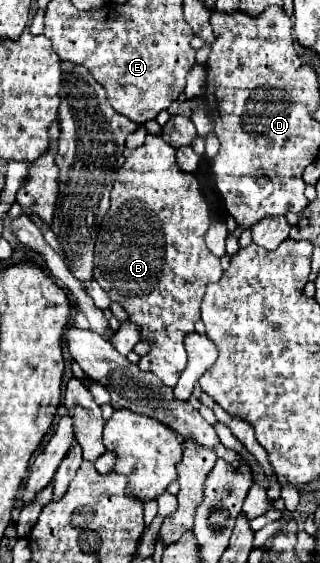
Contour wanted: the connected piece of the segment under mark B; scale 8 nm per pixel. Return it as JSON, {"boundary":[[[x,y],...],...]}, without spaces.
{"boundary":[[[148,134],[146,136],[146,142],[144,146],[136,148],[136,150],[130,150],[126,148],[124,150],[124,158],[126,162],[122,164],[122,168],[118,170],[116,174],[116,182],[114,182],[114,188],[112,188],[112,196],[110,196],[110,210],[106,212],[104,220],[102,220],[102,226],[100,226],[100,232],[98,232],[98,240],[96,240],[96,252],[94,252],[94,280],[104,288],[104,292],[110,296],[112,302],[118,302],[126,312],[128,312],[128,320],[134,322],[138,328],[140,328],[140,340],[142,342],[150,342],[150,352],[148,352],[148,358],[150,358],[150,372],[156,374],[166,386],[174,388],[176,382],[178,382],[178,376],[180,372],[184,370],[184,364],[188,360],[186,356],[186,350],[184,350],[184,336],[194,332],[194,322],[200,320],[200,304],[202,304],[202,298],[204,298],[204,292],[206,292],[206,286],[210,282],[216,282],[222,278],[222,266],[220,266],[220,260],[208,250],[206,242],[204,242],[204,234],[208,232],[208,226],[210,226],[210,212],[208,212],[208,204],[200,192],[200,184],[196,180],[194,174],[188,174],[188,172],[182,172],[176,164],[176,148],[172,148],[170,144],[166,144],[162,140],[162,136],[152,136]]]}

